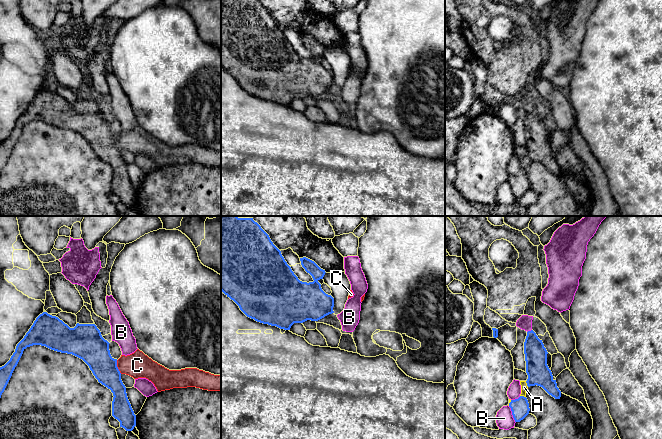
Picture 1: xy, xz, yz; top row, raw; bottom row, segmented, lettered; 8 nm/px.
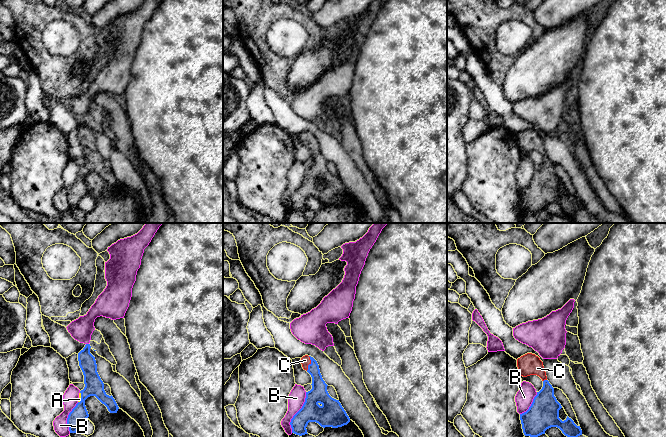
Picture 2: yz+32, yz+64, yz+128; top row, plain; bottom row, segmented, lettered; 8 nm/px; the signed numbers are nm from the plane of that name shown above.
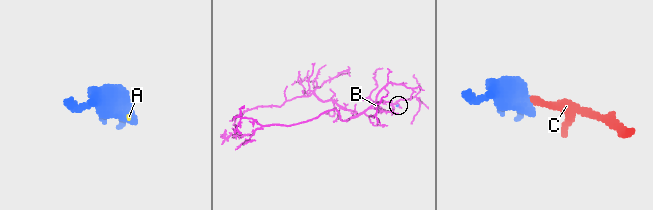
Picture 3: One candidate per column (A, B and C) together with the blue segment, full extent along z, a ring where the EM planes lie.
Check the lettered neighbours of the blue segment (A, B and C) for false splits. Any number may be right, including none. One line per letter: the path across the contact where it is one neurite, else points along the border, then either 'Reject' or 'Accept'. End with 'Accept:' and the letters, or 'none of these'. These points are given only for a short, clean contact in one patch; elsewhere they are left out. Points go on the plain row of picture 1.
A: Path across: yz (538, 148), (527, 160), (524, 163). Accept
B: Reject
C: Path across: xy (93, 125), (111, 143), (117, 143), (137, 141). Accept
Accept: A, C

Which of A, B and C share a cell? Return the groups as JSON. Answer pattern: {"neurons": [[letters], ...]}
{"neurons": [["A", "C"], ["B"]]}

